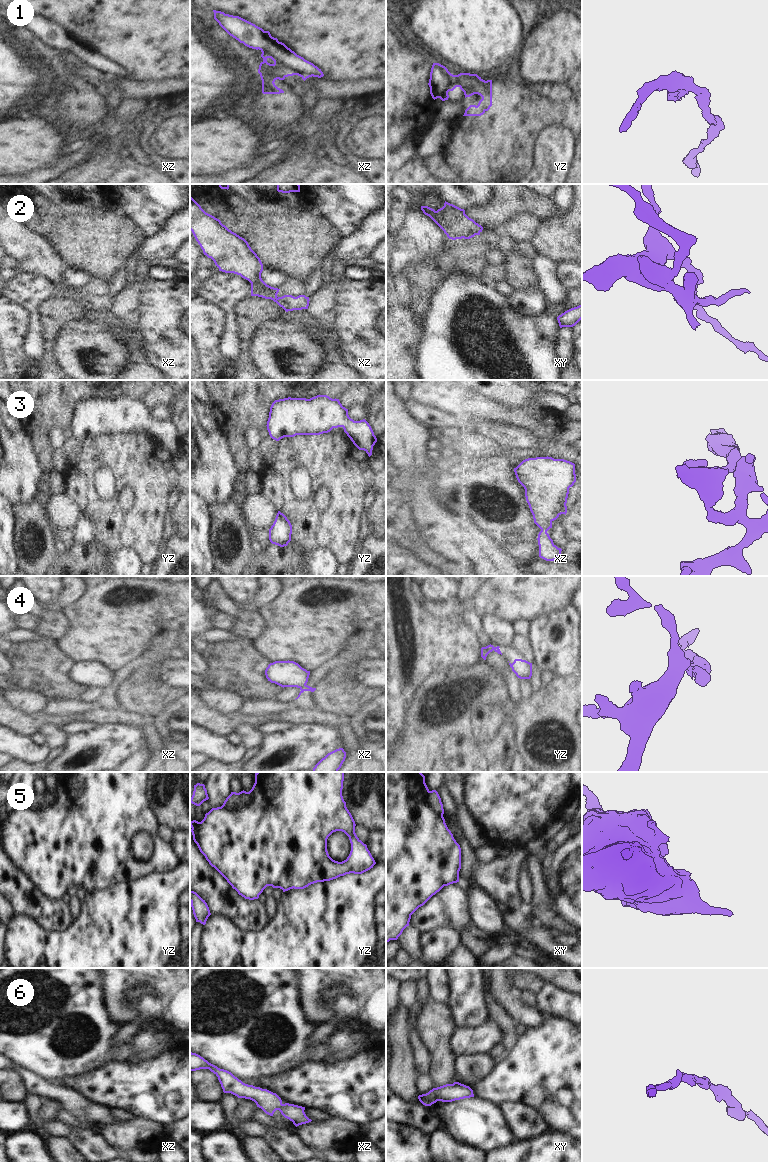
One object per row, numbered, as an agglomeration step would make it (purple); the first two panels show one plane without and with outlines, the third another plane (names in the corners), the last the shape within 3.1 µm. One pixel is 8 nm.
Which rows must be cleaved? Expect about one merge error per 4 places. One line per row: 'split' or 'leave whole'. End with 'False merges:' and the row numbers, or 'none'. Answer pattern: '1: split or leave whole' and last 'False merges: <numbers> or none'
1: leave whole
2: leave whole
3: leave whole
4: leave whole
5: split
6: leave whole
False merges: 5

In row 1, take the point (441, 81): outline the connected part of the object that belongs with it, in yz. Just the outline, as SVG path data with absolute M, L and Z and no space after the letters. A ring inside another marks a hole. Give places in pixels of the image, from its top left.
M433 63L428 85L434 100L437 98L442 101L448 100L448 92L453 91L456 87L464 92L465 98L474 94L480 95L482 99L478 105L470 105L463 116L481 116L492 106L492 80L485 81L477 74L453 75L445 66Z

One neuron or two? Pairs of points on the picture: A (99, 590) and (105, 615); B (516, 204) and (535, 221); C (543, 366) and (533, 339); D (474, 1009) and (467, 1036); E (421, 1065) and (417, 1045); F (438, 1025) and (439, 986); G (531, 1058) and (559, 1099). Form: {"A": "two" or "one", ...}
{"A": "one", "B": "two", "C": "one", "D": "two", "E": "one", "F": "two", "G": "one"}

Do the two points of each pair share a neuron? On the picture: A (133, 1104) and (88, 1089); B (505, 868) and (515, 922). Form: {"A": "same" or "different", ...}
{"A": "same", "B": "same"}

